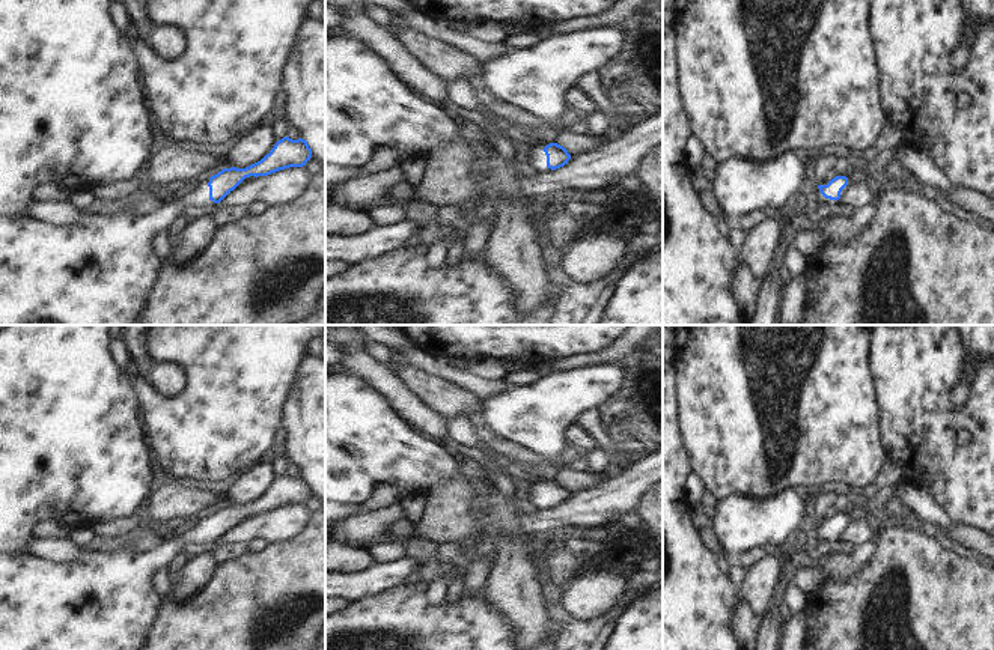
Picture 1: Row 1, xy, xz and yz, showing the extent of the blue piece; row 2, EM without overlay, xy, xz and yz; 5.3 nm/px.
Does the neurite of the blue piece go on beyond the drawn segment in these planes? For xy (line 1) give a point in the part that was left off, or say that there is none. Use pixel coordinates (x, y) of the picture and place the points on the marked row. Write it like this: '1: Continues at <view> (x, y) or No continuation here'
1: Continues at xy (103, 270)

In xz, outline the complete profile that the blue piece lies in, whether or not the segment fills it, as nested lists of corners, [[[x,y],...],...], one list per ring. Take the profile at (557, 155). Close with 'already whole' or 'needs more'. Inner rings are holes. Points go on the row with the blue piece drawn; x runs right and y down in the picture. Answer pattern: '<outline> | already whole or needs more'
[[[529,141],[529,147],[523,159],[526,159],[536,172],[547,167],[556,170],[568,164],[571,155],[557,143],[550,143],[544,149],[539,149],[536,144]]] | needs more

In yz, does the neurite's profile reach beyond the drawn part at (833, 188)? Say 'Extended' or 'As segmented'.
As segmented

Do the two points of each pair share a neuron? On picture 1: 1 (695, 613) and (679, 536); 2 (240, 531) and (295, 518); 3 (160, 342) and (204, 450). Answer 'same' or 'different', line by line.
1: same
2: same
3: same

